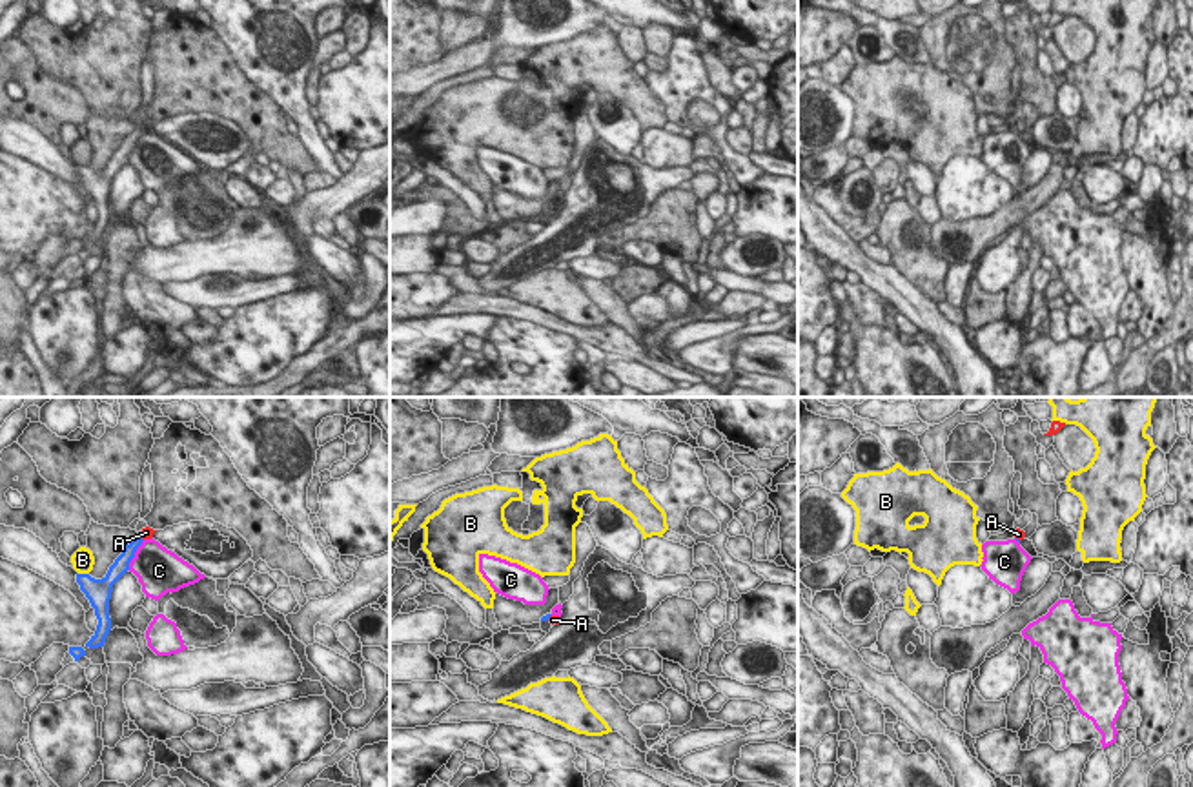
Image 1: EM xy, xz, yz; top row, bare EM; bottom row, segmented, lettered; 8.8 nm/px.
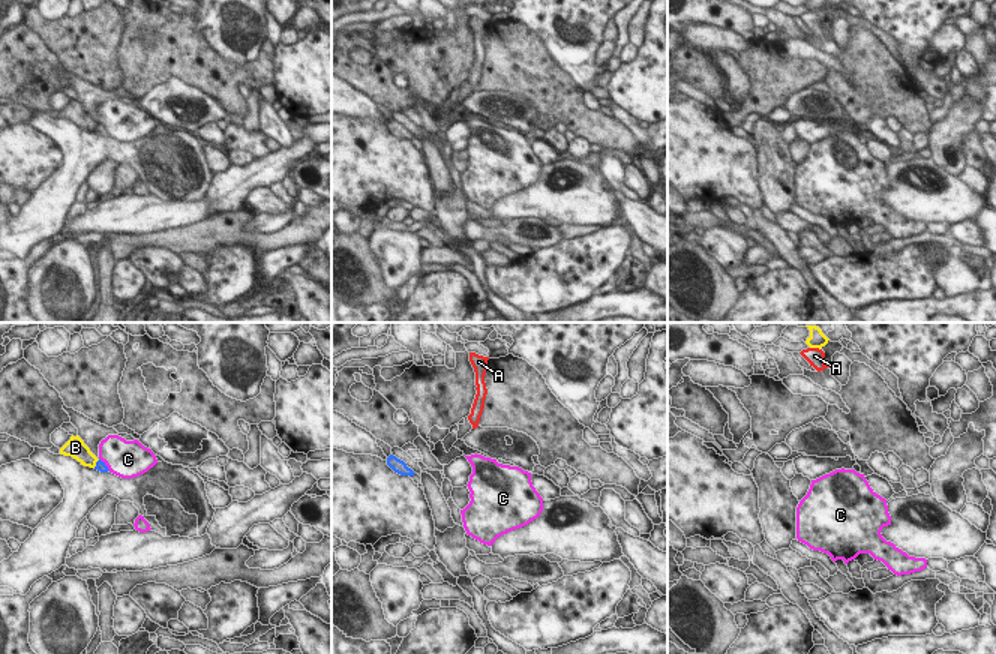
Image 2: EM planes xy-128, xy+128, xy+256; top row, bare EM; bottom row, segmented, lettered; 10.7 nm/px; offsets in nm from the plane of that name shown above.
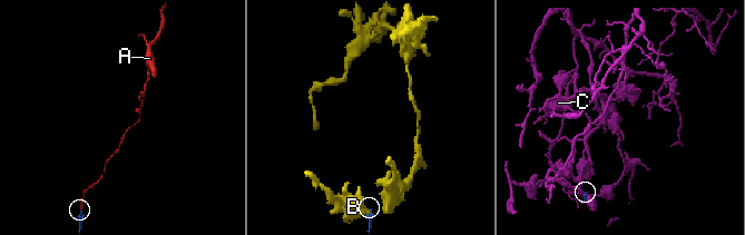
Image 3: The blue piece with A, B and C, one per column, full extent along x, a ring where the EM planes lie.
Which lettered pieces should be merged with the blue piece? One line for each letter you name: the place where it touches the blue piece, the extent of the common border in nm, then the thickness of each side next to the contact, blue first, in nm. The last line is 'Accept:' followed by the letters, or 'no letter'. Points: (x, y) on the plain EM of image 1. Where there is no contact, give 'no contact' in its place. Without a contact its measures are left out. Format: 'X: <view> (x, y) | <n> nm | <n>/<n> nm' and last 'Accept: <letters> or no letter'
A: xz (549, 210) | 70 nm | 60/70 nm
Accept: A

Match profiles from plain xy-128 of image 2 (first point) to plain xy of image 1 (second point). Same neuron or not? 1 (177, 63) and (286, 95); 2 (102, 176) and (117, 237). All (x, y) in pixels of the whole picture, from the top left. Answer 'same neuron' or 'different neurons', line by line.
1: different neurons
2: different neurons

